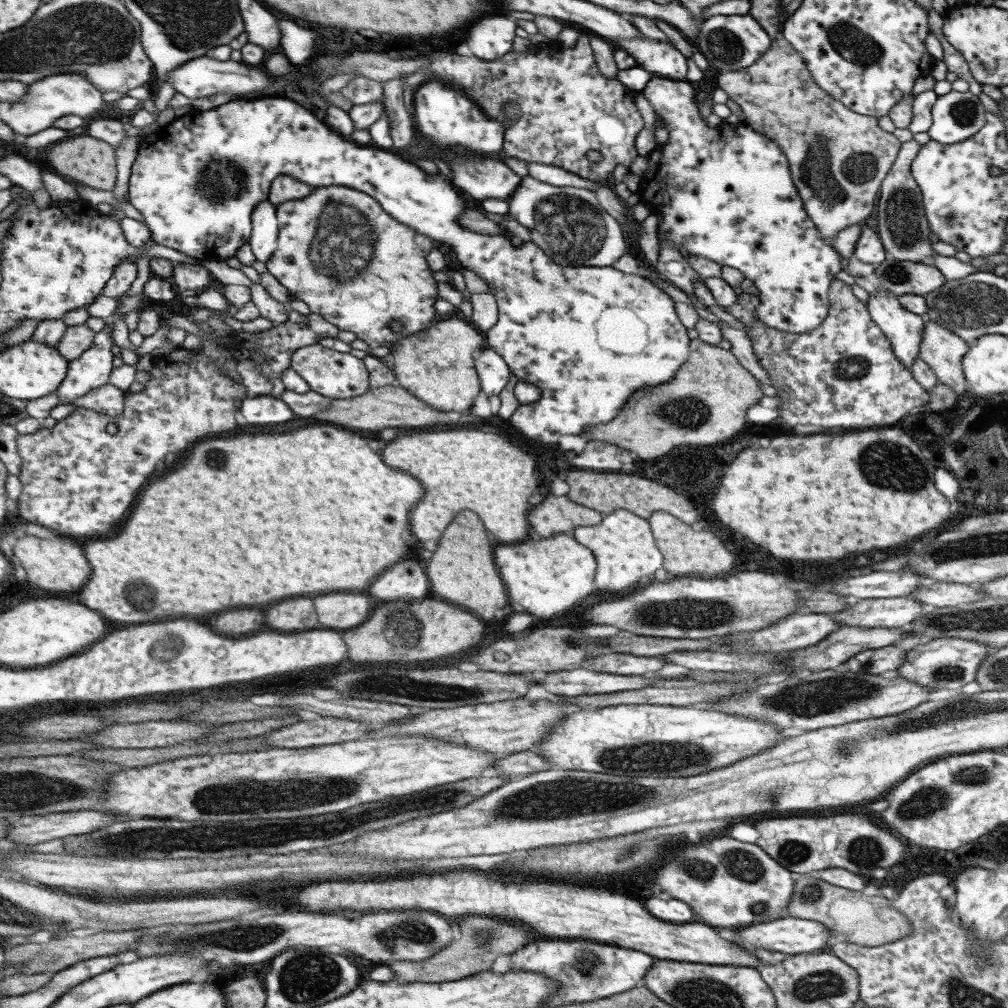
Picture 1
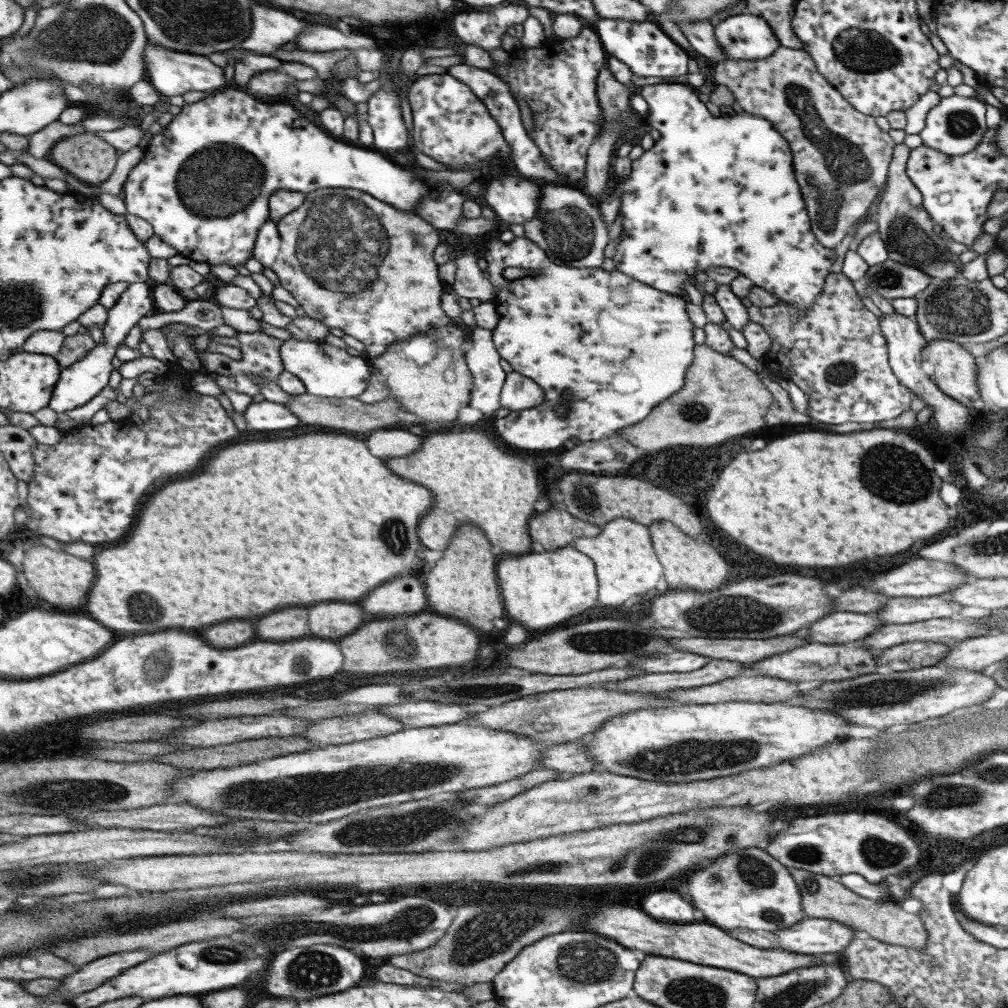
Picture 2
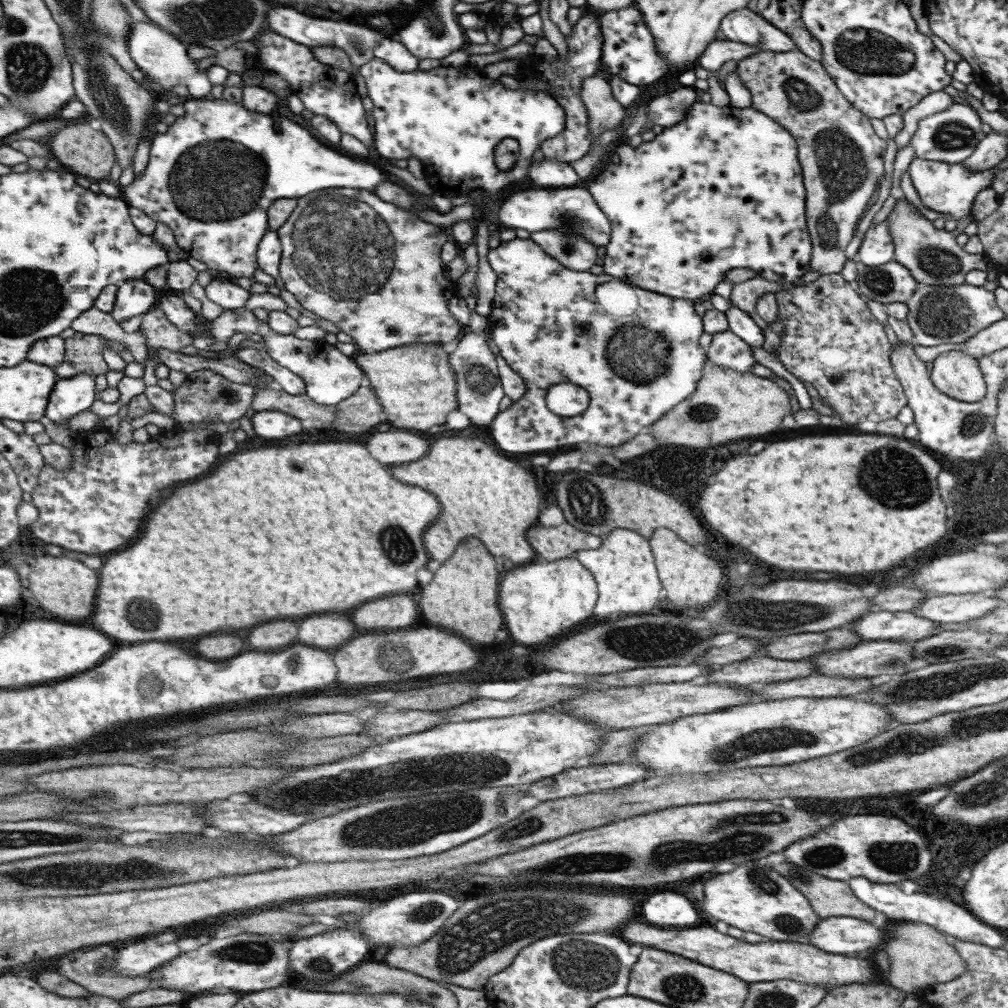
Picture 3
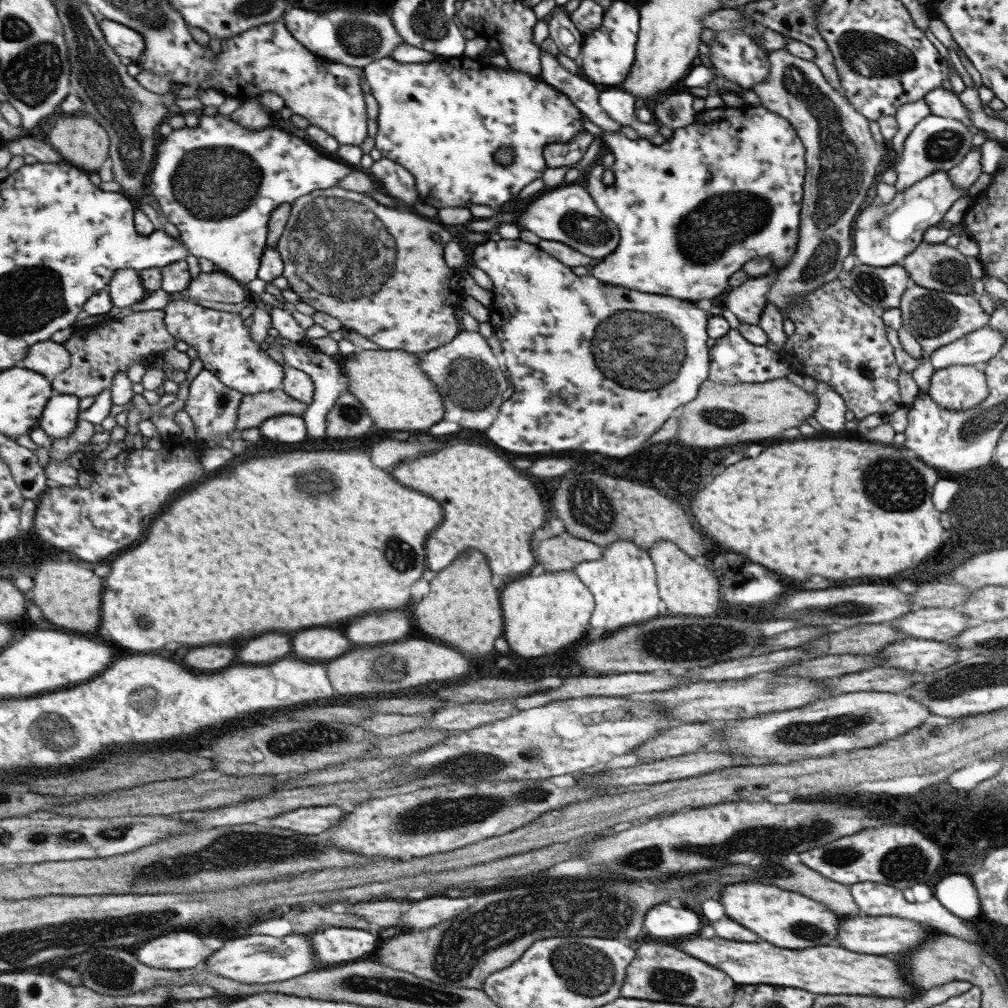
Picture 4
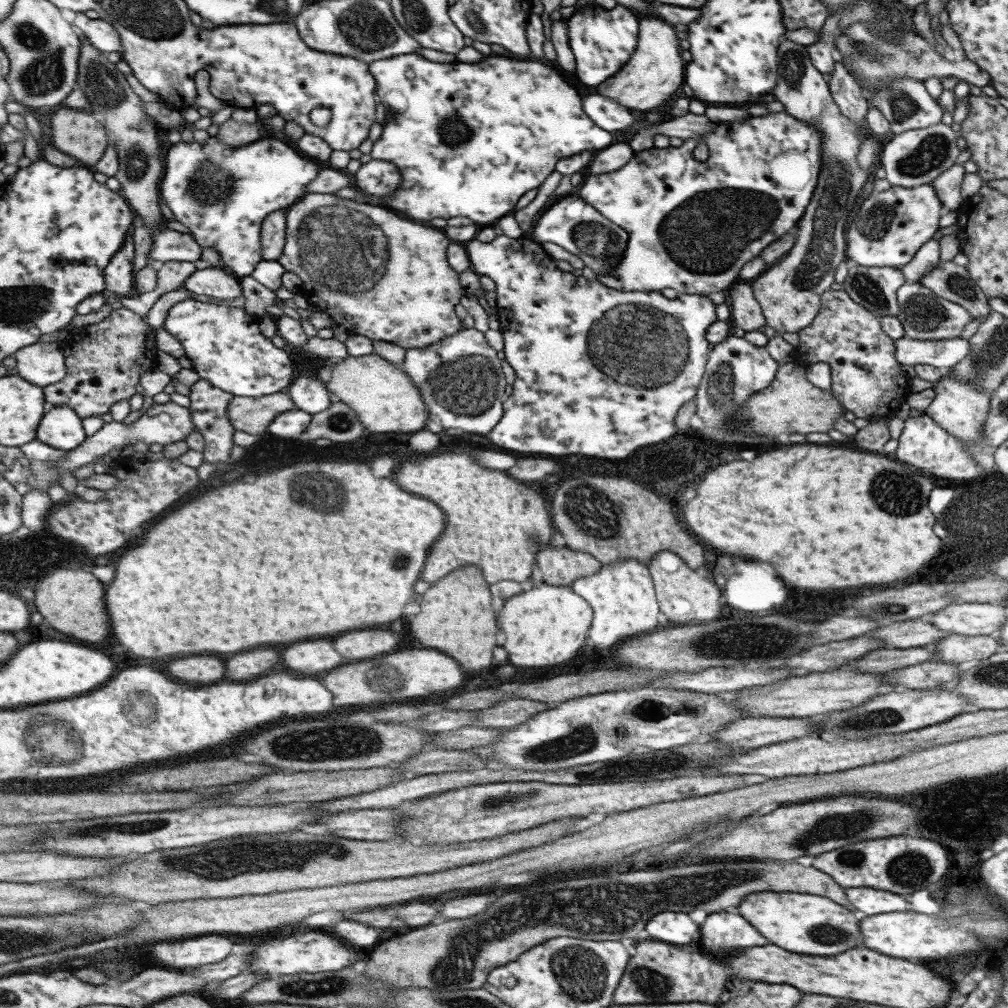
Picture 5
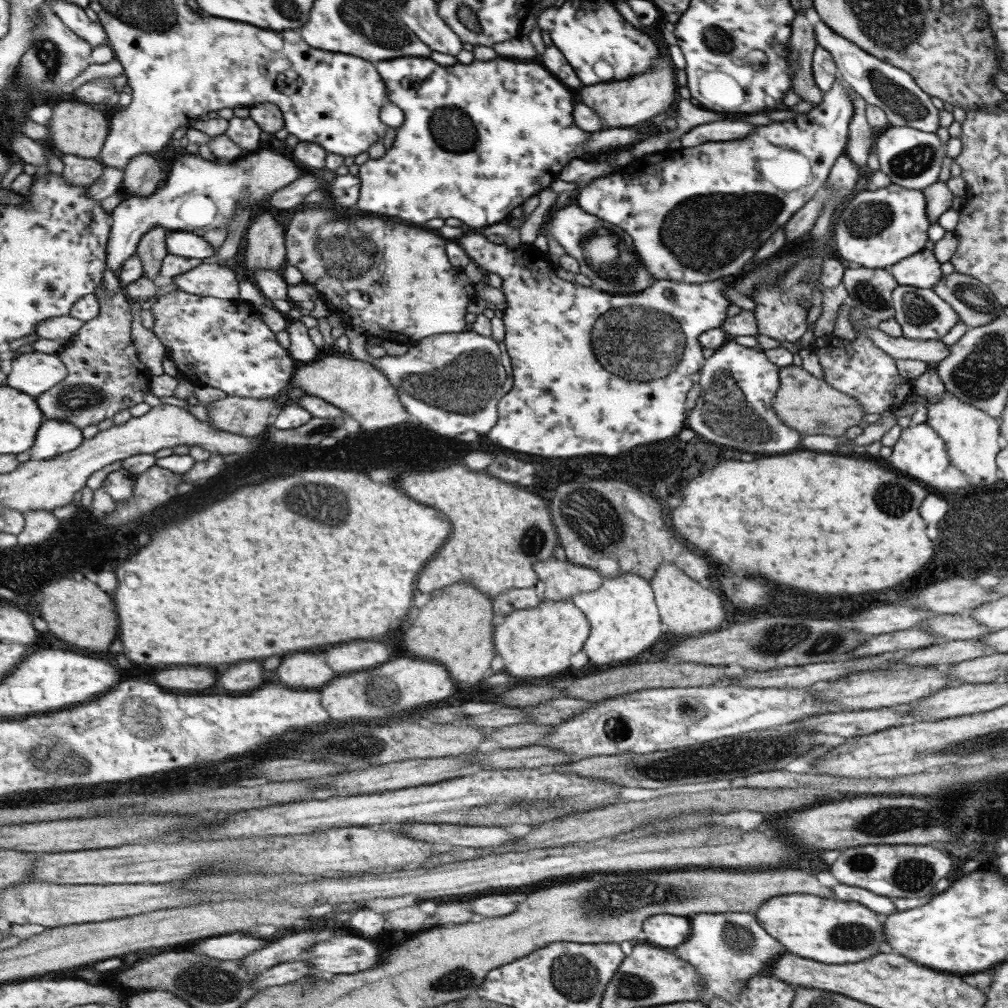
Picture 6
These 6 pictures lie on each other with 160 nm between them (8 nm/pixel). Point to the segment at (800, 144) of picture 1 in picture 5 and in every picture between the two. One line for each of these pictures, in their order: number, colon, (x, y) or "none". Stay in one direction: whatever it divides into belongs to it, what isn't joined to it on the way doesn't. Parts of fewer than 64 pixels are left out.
2: (840, 158)
3: (840, 156)
4: (840, 154)
5: (788, 292)

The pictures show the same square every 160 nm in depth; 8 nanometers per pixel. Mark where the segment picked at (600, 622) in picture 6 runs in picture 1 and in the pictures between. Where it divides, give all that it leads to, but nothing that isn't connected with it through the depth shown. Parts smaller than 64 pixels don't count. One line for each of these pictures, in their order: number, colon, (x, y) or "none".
1: (625, 553)
2: (625, 564)
3: (622, 565)
4: (622, 581)
5: (621, 595)

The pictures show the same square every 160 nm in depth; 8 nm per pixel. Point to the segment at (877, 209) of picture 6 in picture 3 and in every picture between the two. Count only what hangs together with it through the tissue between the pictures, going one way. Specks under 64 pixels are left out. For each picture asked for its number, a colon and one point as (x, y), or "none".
3: (944, 188)
4: (883, 234)
5: (888, 227)

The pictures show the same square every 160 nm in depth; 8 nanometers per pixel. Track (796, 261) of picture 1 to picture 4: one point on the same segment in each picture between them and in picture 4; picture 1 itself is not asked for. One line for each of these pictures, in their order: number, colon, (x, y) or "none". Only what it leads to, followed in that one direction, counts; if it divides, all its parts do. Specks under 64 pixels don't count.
2: (719, 191)
3: (722, 189)
4: (680, 207)

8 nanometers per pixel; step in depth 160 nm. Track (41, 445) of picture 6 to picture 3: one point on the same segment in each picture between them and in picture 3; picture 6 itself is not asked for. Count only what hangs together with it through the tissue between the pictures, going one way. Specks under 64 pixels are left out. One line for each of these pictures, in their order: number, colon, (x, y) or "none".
3: (71, 396)
4: (61, 415)
5: (62, 427)

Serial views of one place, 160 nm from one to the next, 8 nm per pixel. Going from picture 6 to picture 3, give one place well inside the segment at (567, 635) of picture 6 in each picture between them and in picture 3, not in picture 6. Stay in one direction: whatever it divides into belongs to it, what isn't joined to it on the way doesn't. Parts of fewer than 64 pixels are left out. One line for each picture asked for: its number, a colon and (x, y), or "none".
3: (540, 602)
4: (541, 614)
5: (545, 625)

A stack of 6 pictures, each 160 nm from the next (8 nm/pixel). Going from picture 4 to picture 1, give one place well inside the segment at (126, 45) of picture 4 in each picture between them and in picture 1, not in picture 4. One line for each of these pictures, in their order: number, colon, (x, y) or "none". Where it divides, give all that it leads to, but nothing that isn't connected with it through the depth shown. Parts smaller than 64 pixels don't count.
1: (202, 76)
2: (171, 72)
3: (162, 56)

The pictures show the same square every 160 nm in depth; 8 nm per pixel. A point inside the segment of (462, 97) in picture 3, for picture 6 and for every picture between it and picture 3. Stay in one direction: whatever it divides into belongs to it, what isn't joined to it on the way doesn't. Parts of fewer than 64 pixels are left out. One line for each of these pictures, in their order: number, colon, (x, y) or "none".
4: (442, 122)
5: (467, 138)
6: (483, 137)

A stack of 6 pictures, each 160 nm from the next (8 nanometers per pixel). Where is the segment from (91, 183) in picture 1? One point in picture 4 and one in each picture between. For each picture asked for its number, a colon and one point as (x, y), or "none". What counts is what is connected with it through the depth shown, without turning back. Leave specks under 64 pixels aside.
2: (100, 160)
3: (87, 152)
4: (85, 142)

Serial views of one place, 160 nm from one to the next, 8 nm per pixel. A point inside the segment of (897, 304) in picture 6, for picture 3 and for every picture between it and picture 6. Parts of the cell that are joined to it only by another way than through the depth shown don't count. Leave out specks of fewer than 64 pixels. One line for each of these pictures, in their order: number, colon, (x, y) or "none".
3: (937, 314)
4: (934, 318)
5: (923, 315)

